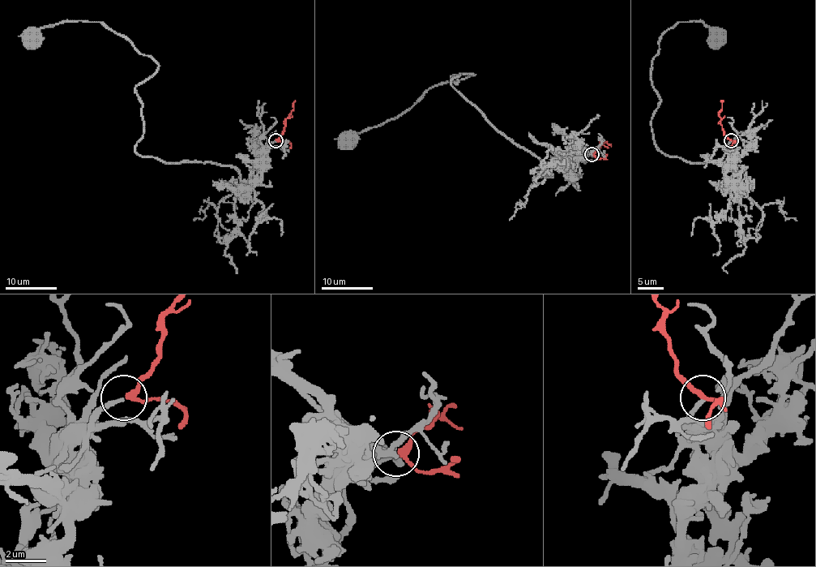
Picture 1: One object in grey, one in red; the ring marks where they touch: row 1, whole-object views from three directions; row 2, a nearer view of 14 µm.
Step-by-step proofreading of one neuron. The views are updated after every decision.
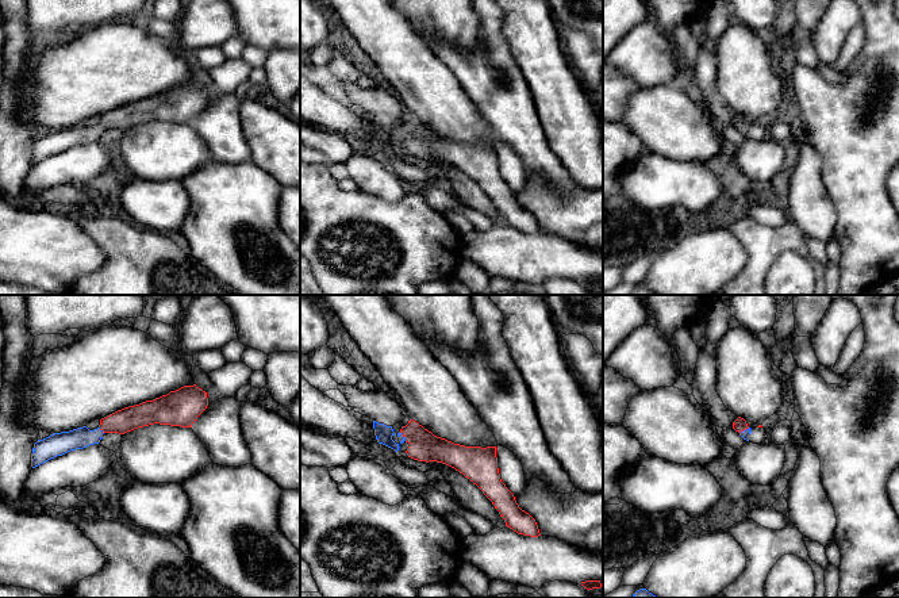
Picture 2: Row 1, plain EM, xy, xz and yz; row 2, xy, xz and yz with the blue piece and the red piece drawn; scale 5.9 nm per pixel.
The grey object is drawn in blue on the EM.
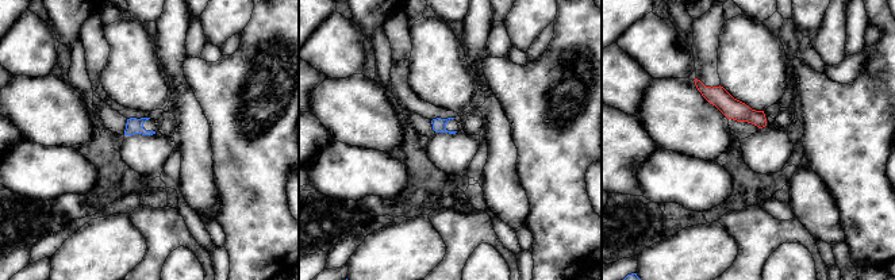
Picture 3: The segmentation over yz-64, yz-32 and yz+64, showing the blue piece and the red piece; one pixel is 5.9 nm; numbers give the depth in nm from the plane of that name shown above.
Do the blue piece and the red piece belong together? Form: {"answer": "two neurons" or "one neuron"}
{"answer": "one neuron"}

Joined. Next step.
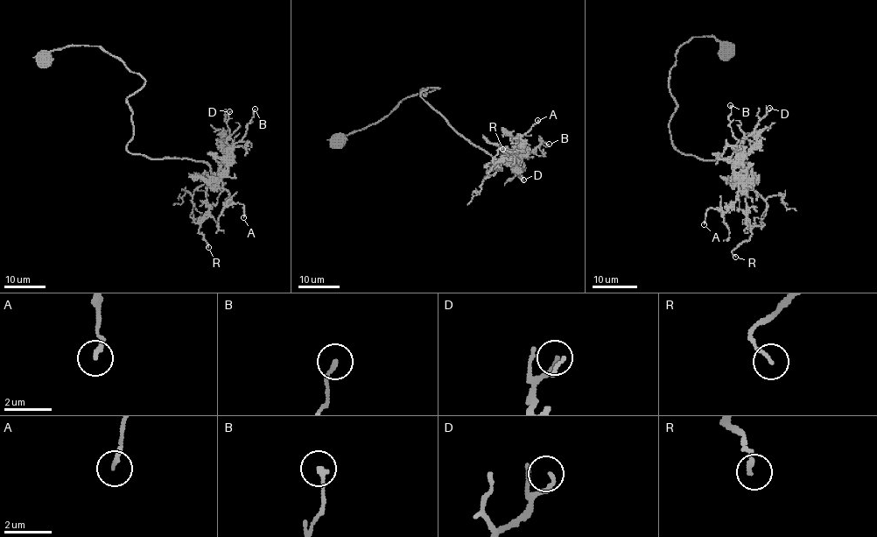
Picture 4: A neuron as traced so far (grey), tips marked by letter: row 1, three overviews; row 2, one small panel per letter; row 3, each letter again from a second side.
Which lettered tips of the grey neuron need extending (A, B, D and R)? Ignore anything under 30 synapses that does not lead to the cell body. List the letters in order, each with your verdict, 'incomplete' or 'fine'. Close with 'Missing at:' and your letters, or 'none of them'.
A: fine
B: fine
D: fine
R: fine
Missing at: none of them

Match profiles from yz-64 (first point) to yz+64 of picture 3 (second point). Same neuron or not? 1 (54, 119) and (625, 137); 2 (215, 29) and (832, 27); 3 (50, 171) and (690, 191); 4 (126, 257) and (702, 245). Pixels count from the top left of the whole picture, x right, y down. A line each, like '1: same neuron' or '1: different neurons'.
1: different neurons
2: same neuron
3: same neuron
4: same neuron

